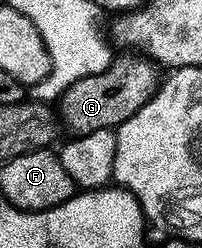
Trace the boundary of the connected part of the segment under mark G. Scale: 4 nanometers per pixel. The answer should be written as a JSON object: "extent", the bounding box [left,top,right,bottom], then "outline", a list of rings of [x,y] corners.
{"extent":[55,54,159,137],"outline":[[[140,54],[114,55],[106,72],[91,74],[87,78],[79,78],[55,104],[62,129],[69,131],[70,137],[91,134],[95,130],[118,129],[152,96],[159,87],[158,65],[147,56]]]}

